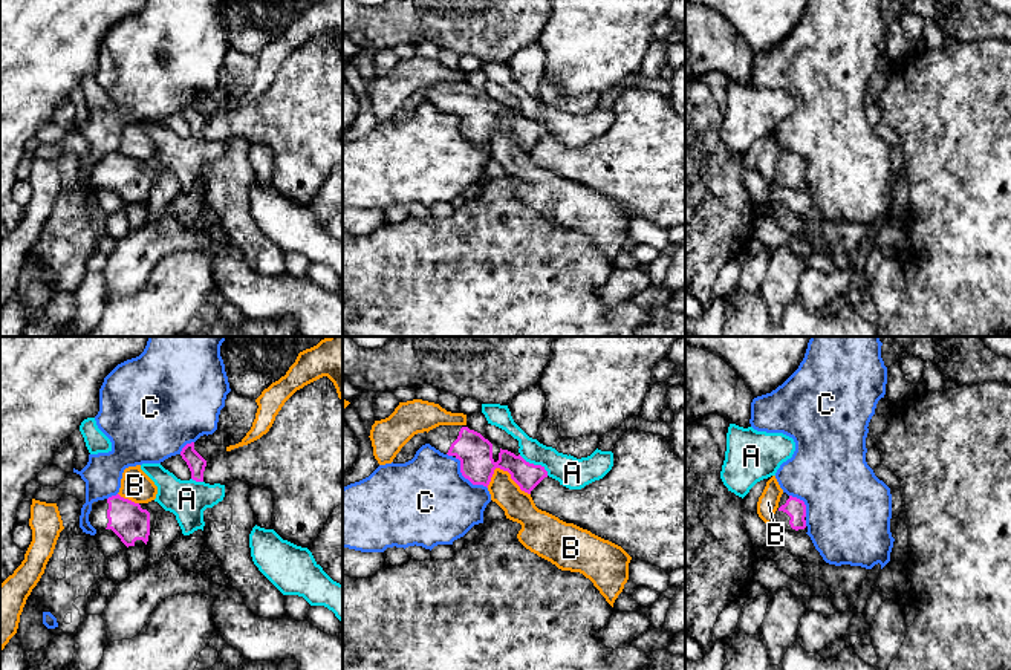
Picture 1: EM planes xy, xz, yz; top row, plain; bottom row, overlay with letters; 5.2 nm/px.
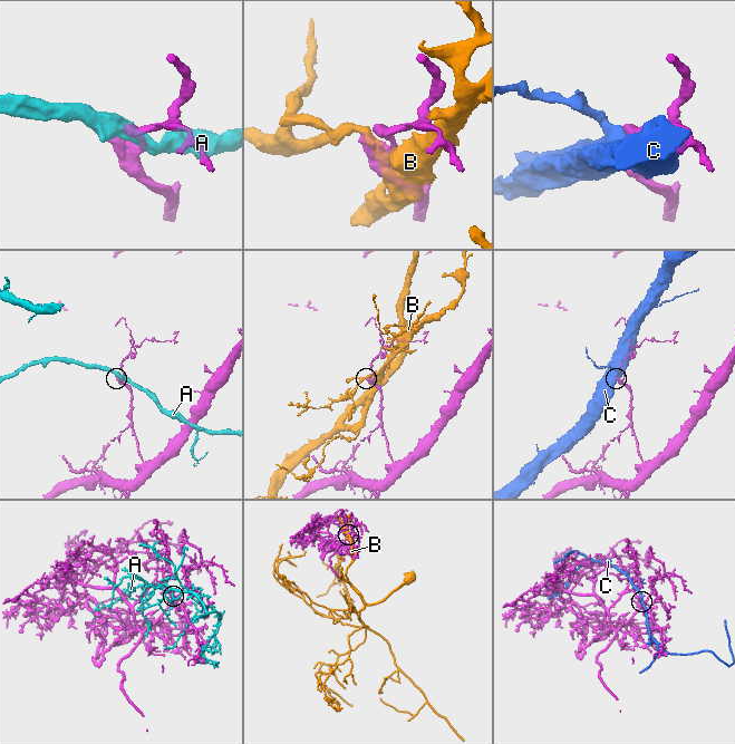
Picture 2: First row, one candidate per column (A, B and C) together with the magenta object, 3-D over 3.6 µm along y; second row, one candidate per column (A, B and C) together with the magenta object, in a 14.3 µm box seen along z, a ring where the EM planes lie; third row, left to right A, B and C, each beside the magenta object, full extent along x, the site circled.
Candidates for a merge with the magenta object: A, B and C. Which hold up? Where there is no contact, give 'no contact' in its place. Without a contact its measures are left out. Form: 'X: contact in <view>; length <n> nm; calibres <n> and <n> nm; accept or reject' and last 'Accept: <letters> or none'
A: contact in xz; length 190 nm; calibres 140 and 160 nm; reject
B: contact in xz; length 240 nm; calibres 180 and 160 nm; reject
C: contact in xz; length 240 nm; calibres 180 and 460 nm; reject
Accept: none

